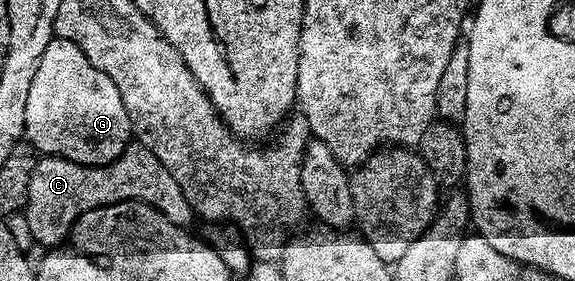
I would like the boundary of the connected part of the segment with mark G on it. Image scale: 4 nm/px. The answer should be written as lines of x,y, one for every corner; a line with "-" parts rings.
60,38
50,39
41,55
35,82
31,82
31,94
27,94
24,135
36,146
38,153
66,156
93,168
110,168
112,164
120,164
139,144
137,123
119,86
94,68
69,40

